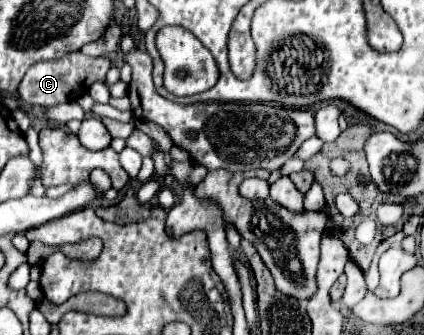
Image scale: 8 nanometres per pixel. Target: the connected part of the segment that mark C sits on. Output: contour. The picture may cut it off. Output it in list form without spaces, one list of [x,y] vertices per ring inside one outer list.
[[[81,51],[69,53],[57,61],[45,61],[33,65],[19,85],[19,97],[29,105],[61,105],[67,101],[77,101],[81,95],[87,93],[91,83],[101,81],[105,83],[105,75],[111,67],[109,57],[87,57]]]

